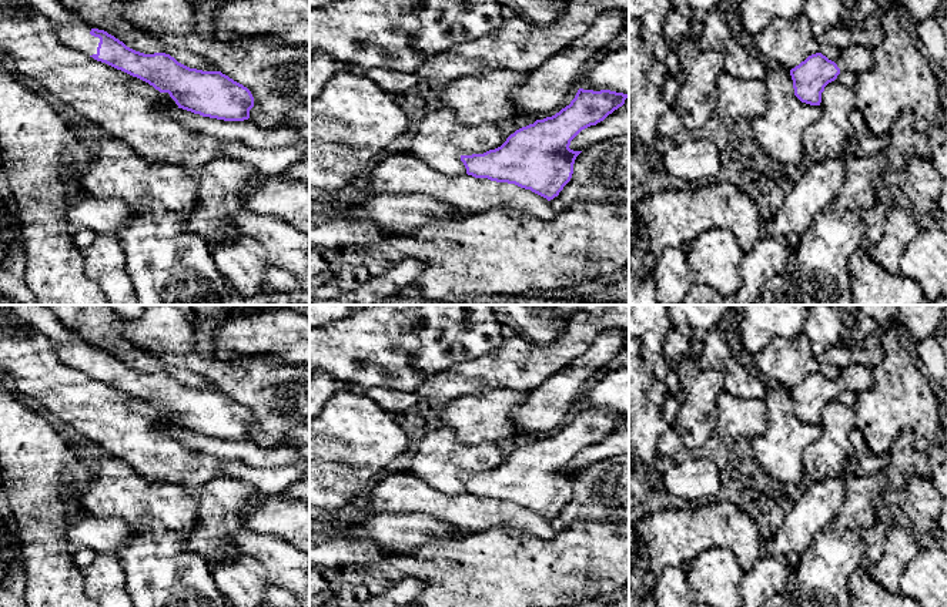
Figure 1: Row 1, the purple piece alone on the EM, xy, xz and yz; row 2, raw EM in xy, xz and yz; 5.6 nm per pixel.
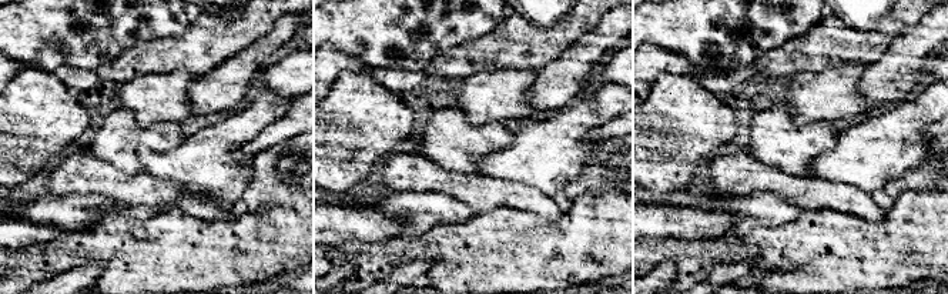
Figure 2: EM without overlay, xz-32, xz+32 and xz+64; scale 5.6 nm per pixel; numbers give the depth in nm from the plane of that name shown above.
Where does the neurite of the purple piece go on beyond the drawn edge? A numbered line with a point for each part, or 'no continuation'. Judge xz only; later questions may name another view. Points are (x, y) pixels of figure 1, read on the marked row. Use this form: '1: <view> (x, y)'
no continuation

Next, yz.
1: yz (856, 59)

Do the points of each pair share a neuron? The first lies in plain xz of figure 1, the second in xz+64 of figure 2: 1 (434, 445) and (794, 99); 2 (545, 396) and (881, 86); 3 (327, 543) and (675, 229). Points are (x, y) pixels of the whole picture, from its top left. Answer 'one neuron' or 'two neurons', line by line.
1: two neurons
2: one neuron
3: one neuron

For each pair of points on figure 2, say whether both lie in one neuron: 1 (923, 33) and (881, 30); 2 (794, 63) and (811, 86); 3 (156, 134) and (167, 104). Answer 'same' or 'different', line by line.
1: different
2: different
3: different

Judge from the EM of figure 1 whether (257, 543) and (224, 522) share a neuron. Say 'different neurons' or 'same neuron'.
different neurons

